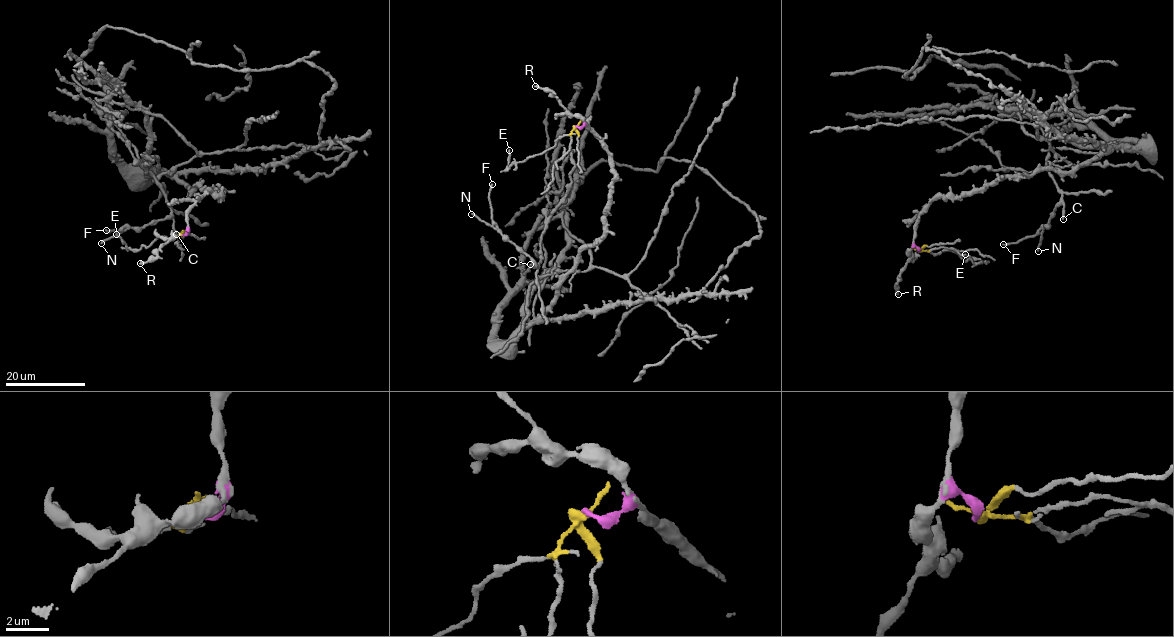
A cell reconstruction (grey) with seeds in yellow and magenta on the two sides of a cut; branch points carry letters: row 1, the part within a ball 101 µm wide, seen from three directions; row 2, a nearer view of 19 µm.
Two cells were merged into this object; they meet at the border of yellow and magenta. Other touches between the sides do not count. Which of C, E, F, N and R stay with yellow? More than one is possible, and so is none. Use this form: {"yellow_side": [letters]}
{"yellow_side": ["E"]}

